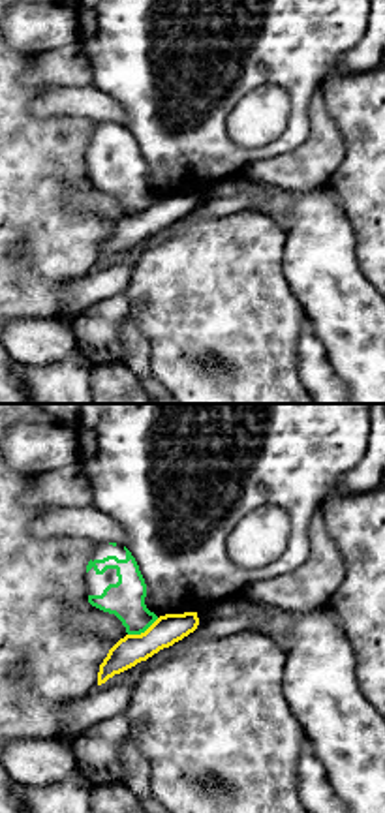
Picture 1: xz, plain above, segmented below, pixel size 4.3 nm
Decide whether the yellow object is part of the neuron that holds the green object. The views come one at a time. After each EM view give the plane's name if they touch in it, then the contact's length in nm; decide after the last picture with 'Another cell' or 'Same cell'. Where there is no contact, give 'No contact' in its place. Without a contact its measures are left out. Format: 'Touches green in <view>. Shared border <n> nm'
Touches green in xz. Shared border 150 nm

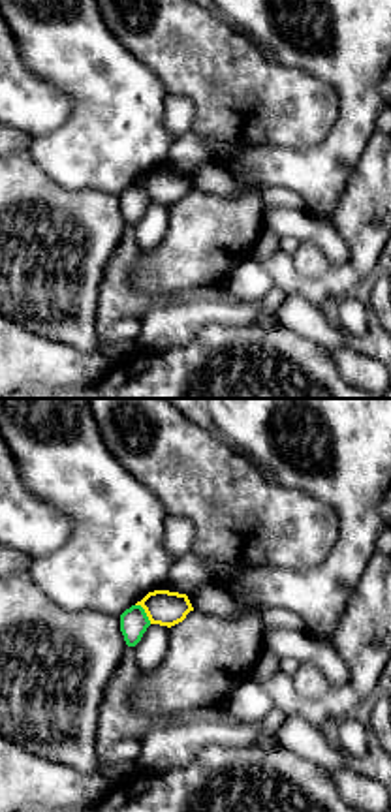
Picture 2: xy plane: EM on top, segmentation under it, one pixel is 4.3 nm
Touches green in xy. Shared border 110 nm

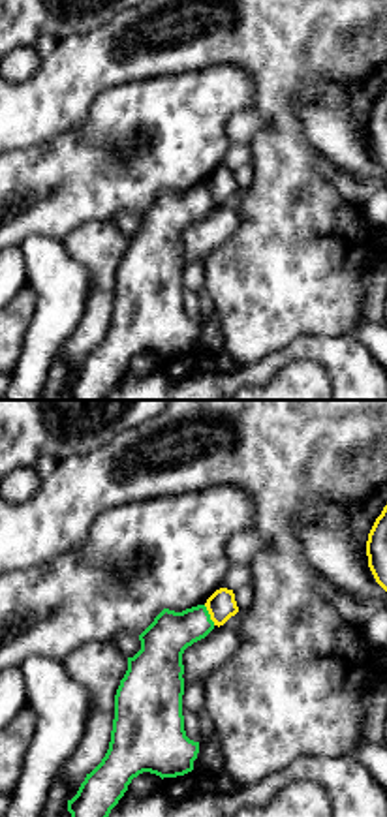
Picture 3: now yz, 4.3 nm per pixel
Touches green in yz. Shared border 100 nm

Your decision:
Another cell

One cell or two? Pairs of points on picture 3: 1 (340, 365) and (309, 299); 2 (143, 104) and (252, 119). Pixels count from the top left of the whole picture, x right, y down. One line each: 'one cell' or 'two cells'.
1: two cells
2: two cells

